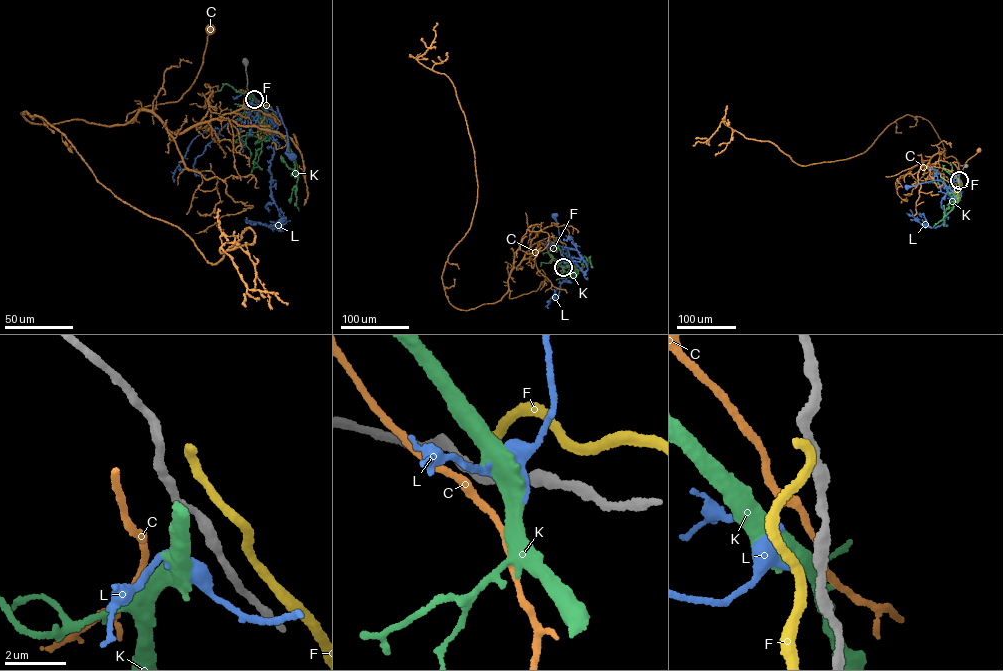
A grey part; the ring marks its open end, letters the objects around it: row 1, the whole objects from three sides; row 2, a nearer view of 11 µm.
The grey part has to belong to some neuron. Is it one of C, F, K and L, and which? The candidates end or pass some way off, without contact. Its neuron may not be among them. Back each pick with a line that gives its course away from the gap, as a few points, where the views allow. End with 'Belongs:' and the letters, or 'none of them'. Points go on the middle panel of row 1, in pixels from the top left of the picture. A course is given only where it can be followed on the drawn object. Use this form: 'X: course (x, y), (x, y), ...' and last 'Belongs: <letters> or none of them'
K: course (563, 267), (566, 272), (577, 271), (590, 256)
Belongs: K

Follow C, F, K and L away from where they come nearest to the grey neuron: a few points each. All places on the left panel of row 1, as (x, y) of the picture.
C: (252, 99), (245, 91), (242, 108), (178, 133), (146, 109), (126, 122), (181, 98), (209, 29)
F: (256, 99), (272, 118), (266, 128), (260, 123), (259, 117), (271, 114), (271, 107), (266, 104), (249, 105)
K: (253, 100), (252, 110), (261, 122), (287, 140), (298, 169), (298, 211)
L: (254, 100), (266, 106), (267, 116), (273, 123), (278, 109), (286, 130), (288, 152), (292, 156)

